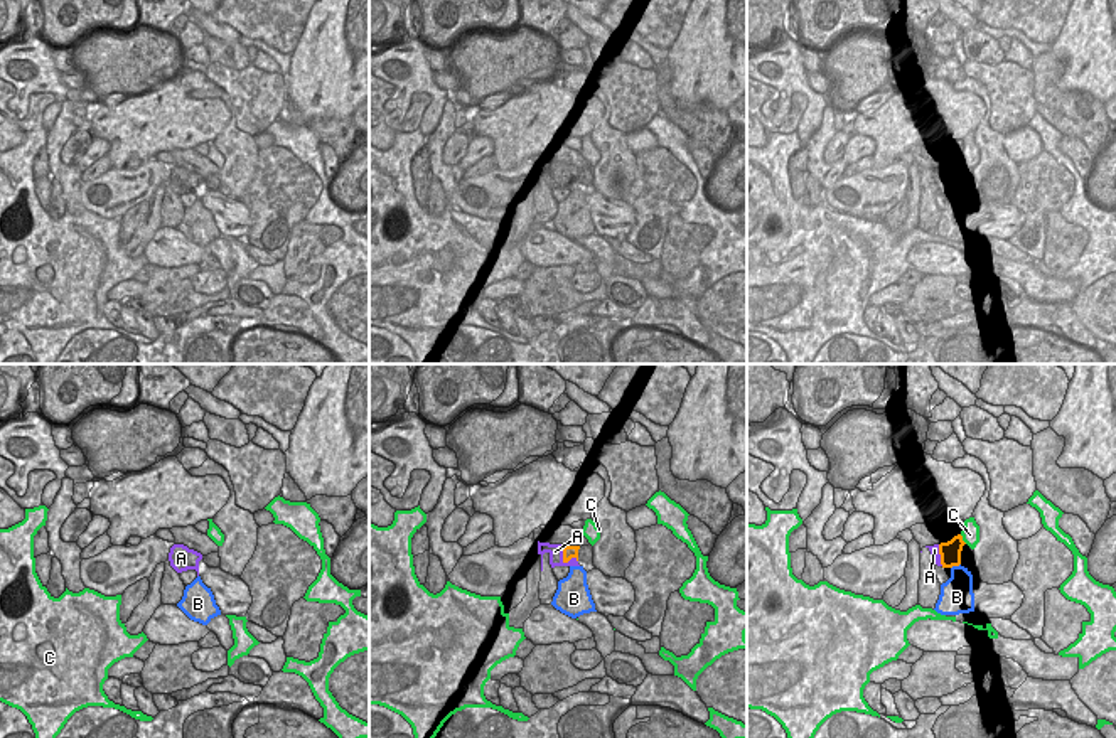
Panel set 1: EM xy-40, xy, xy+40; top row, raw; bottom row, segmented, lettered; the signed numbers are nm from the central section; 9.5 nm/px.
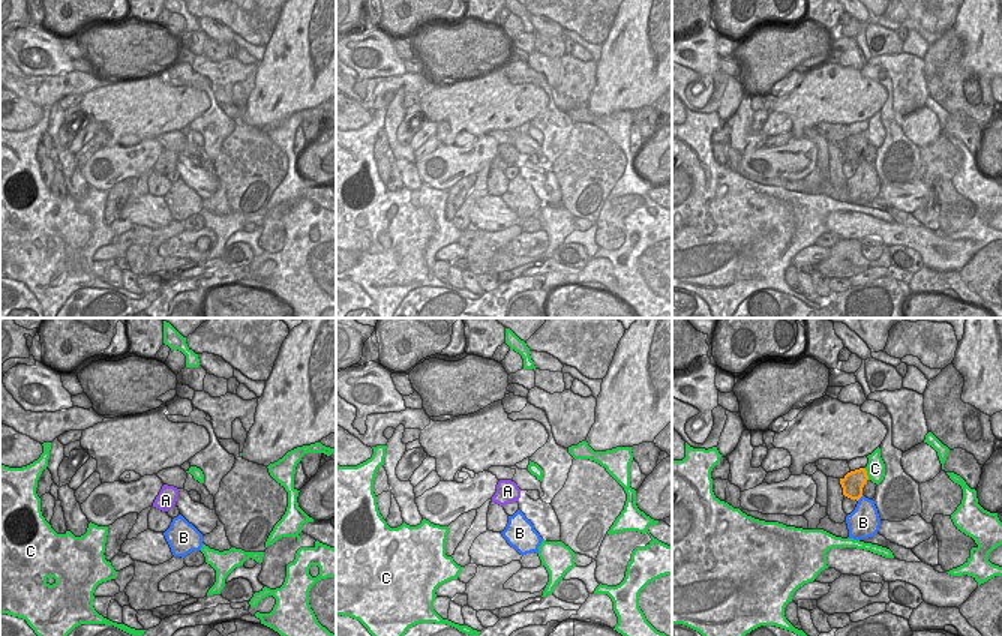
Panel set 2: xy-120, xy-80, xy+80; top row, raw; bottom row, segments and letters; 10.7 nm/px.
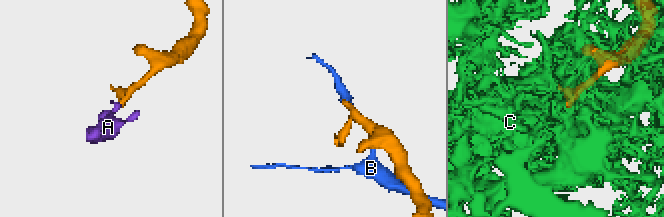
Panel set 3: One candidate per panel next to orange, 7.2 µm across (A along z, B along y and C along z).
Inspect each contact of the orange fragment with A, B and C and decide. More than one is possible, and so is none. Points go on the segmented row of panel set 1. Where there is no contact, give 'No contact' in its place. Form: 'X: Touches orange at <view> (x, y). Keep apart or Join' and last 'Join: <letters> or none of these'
A: Touches orange at xy (563, 560). Join
B: Touches orange at xy+40 (955, 565). Keep apart
C: Touches orange at xy+40 (961, 540). Keep apart
Join: A.

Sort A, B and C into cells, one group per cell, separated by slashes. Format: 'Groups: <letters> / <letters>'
Groups: A / B / C.

